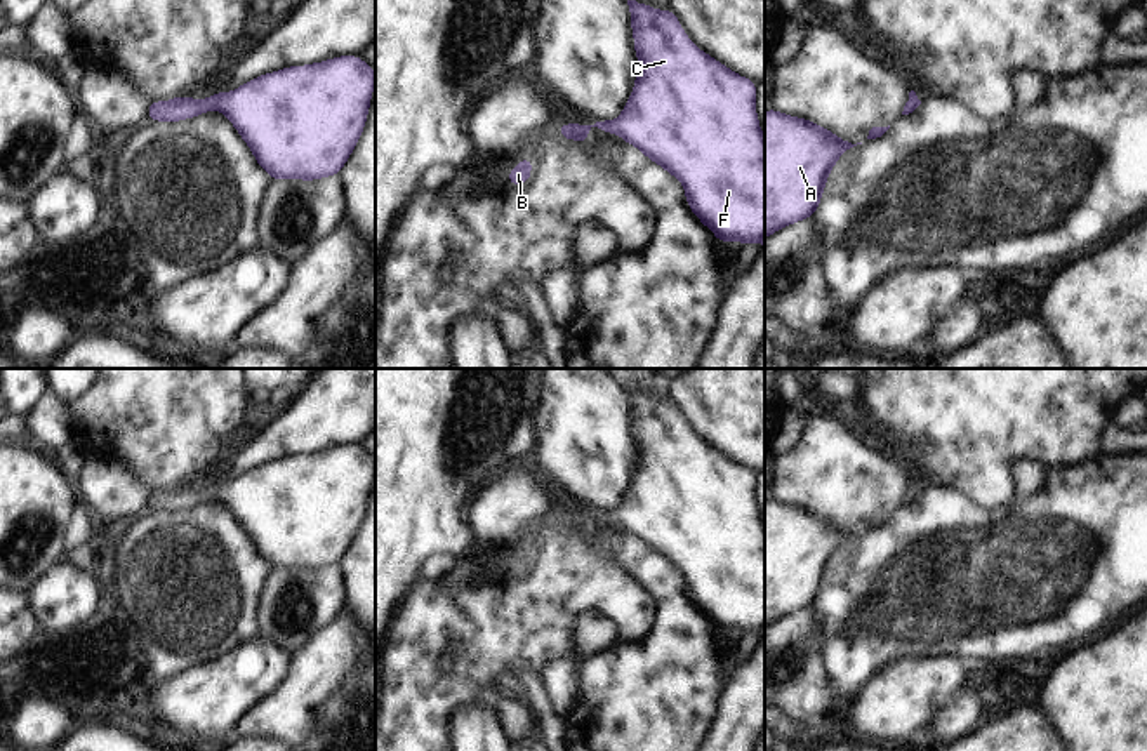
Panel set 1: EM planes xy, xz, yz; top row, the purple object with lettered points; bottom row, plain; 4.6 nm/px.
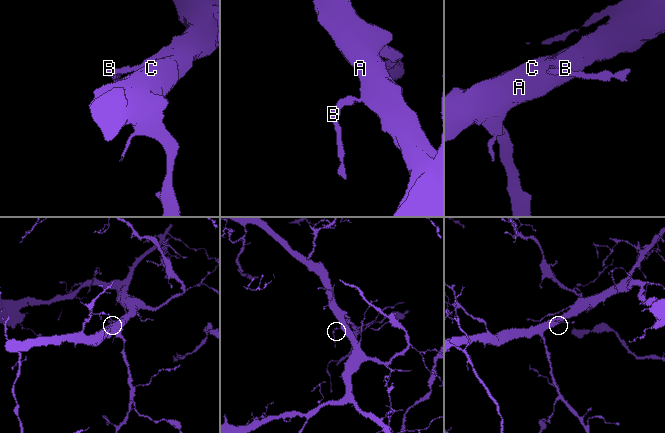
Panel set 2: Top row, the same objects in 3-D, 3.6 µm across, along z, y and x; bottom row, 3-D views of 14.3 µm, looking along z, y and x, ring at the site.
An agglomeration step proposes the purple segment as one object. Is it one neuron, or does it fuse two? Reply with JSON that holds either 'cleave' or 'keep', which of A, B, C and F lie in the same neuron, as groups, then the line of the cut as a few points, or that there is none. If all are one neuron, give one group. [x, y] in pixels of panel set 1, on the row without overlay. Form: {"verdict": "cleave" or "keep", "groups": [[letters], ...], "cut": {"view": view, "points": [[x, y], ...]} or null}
{"verdict": "keep", "groups": [["A", "B", "C", "F"]], "cut": null}

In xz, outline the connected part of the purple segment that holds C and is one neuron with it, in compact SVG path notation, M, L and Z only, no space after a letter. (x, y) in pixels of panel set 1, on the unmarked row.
M627 389L627 395L640 450L627 494L613 511L563 513L556 522L582 534L587 534L593 516L617 522L624 532L680 568L690 600L719 633L765 635L765 523L756 504L756 471L702 442L673 400L657 400L636 389Z

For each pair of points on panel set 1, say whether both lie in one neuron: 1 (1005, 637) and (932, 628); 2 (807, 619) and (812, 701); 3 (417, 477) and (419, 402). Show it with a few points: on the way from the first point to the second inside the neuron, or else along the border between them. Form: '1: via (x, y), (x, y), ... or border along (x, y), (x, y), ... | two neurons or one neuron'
1: via (987, 628), (949, 628) | one neuron
2: via (807, 640), (807, 680) | one neuron
3: via (417, 458), (417, 421) | one neuron

